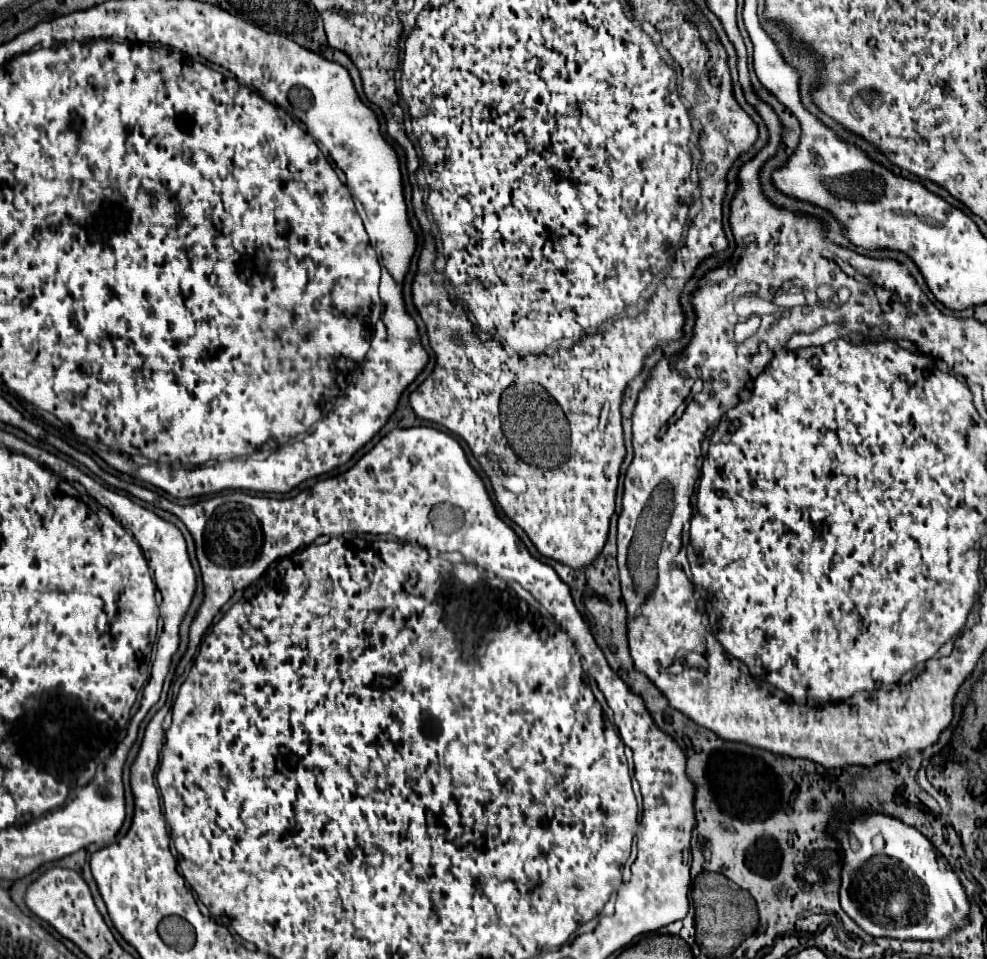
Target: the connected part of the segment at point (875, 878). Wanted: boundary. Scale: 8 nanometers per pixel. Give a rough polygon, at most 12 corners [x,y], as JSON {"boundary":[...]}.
{"boundary":[[870,813],[836,831],[842,909],[872,937],[970,923],[956,871]]}

